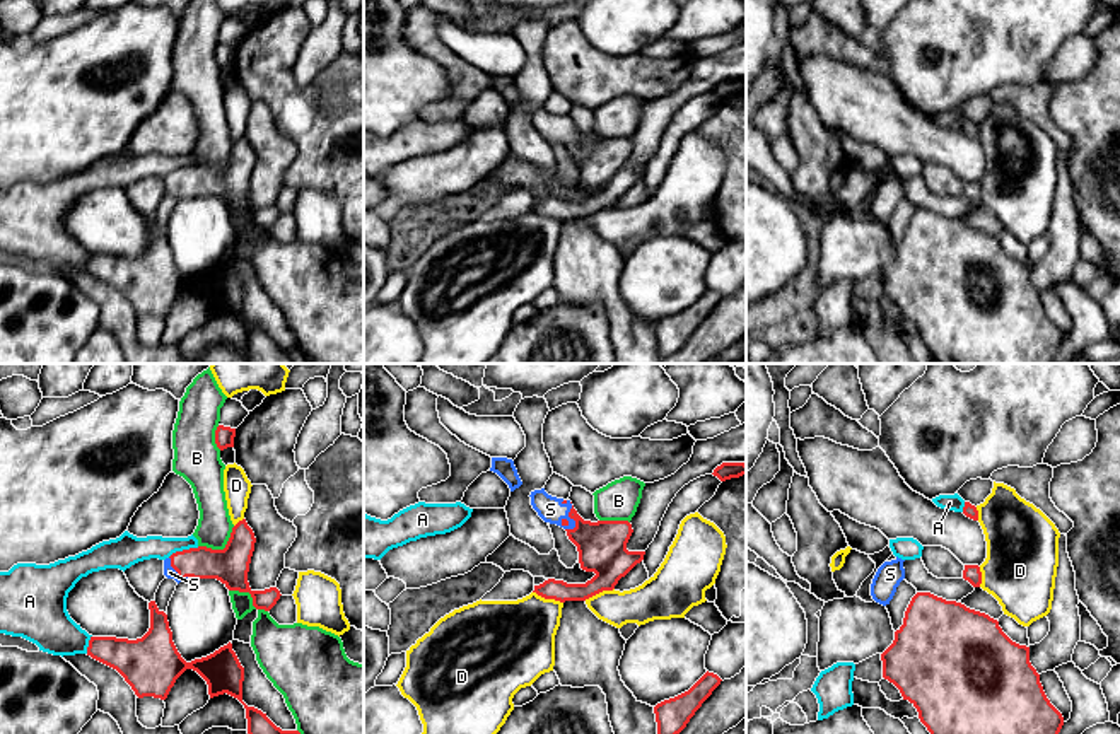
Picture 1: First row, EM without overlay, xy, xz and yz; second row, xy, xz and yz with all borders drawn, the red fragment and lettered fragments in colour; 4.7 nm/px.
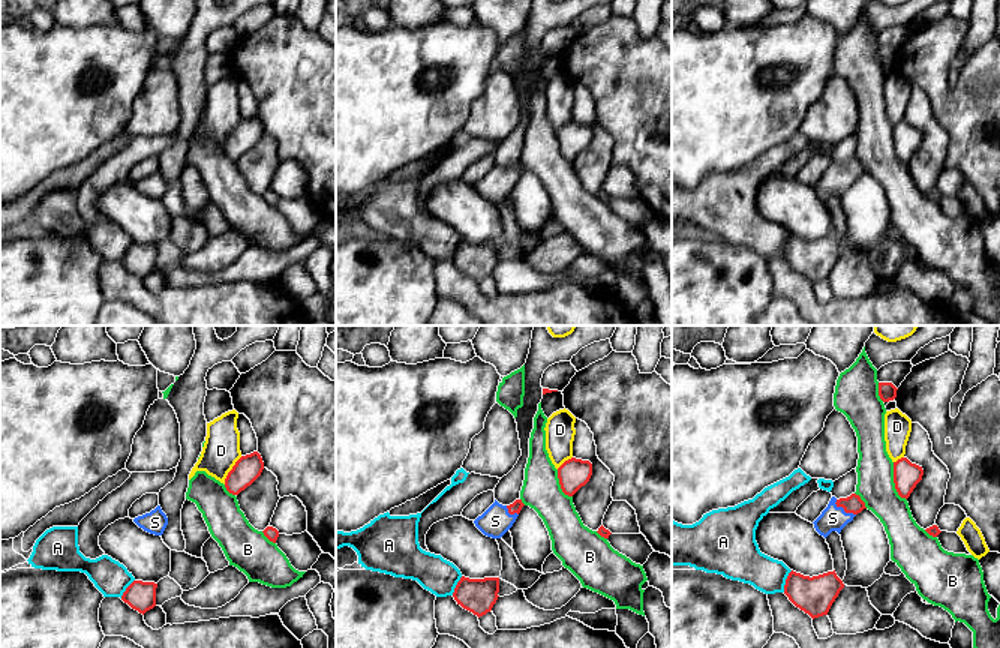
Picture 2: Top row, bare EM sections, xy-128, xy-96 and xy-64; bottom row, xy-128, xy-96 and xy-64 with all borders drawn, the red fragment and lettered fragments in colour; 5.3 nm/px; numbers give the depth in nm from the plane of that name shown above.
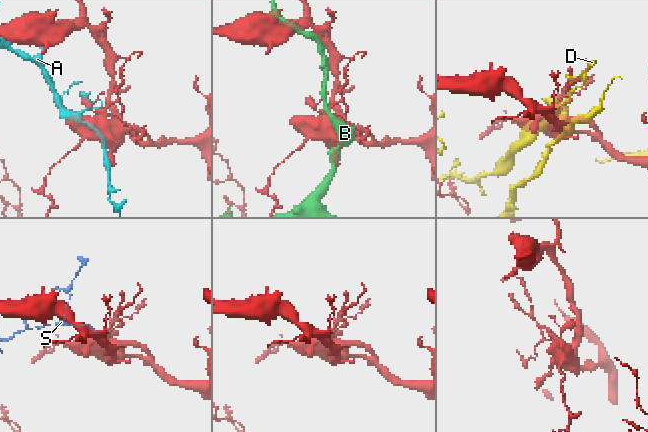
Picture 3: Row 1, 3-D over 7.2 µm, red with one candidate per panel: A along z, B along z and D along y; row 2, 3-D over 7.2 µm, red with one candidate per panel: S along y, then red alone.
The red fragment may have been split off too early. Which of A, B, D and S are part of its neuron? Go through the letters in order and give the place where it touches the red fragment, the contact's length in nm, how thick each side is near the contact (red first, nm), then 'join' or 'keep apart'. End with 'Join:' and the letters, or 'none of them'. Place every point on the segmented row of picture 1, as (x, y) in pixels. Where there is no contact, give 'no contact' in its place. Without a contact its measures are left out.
A: meets red in xy at (183, 550); contact 160 nm long; 170 nm thick on the red side, 140 nm on the other; keep apart
B: meets red in xy at (221, 550); contact 200 nm long; 170 nm thick on the red side, 160 nm on the other; keep apart
D: meets red in xz at (548, 598); contact 160 nm long; 100 nm thick on the red side, 360 nm on the other; keep apart
S: meets red in xz at (569, 512); contact 150 nm long; 220 nm thick on the red side, 120 nm on the other; join
Join: S

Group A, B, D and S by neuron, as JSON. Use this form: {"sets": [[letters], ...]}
{"sets": [["A"], ["B"], ["D"], ["S"]]}

